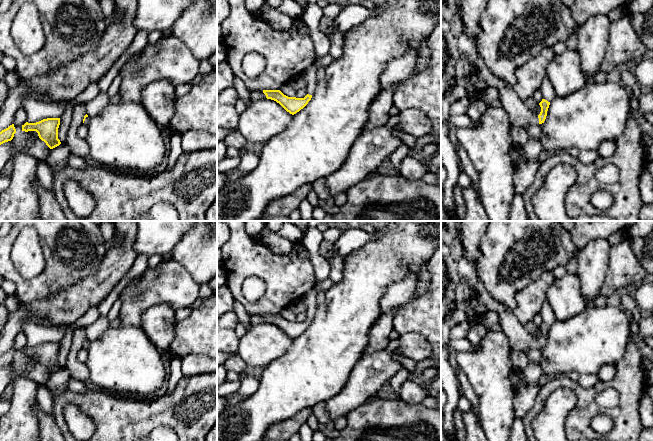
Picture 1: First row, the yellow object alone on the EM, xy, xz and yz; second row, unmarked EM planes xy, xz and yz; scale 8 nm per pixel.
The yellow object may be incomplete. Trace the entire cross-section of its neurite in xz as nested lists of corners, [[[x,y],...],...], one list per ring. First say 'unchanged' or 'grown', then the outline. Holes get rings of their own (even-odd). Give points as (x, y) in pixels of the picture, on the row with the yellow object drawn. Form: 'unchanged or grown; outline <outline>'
grown; outline [[[313,64],[309,66],[300,75],[306,82],[307,95],[304,98],[288,97],[284,95],[280,90],[263,90],[267,99],[271,99],[279,103],[287,112],[294,115],[303,109],[311,100],[317,87],[317,68]]]

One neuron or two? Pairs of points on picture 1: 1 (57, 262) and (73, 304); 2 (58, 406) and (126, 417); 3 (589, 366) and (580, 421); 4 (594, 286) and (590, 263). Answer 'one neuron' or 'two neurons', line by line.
1: two neurons
2: one neuron
3: two neurons
4: one neuron

